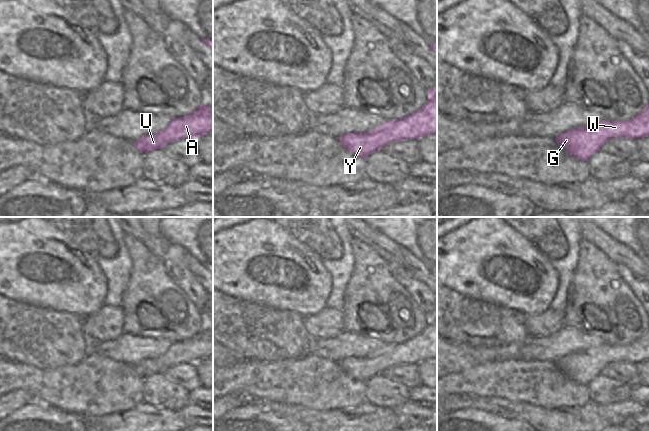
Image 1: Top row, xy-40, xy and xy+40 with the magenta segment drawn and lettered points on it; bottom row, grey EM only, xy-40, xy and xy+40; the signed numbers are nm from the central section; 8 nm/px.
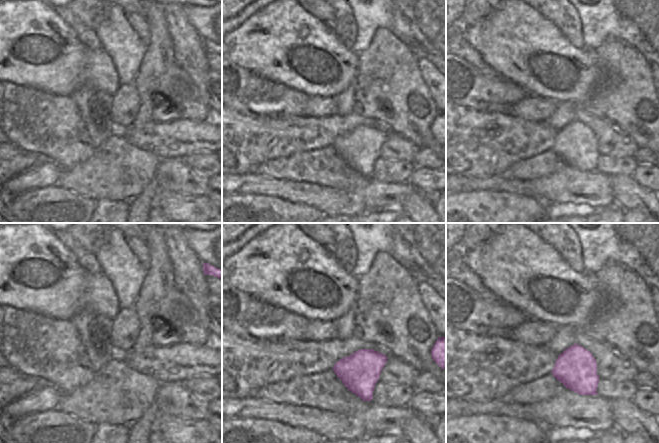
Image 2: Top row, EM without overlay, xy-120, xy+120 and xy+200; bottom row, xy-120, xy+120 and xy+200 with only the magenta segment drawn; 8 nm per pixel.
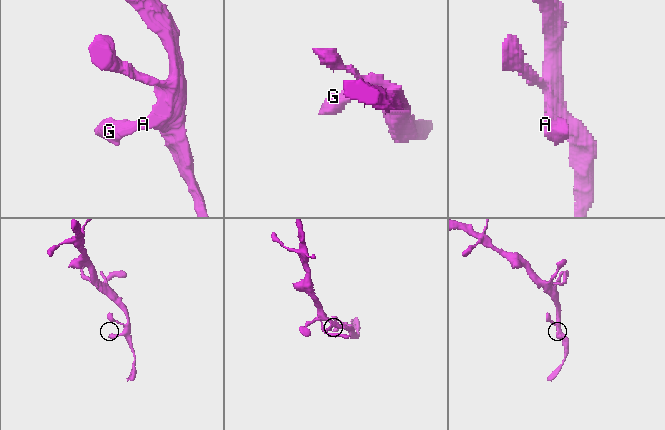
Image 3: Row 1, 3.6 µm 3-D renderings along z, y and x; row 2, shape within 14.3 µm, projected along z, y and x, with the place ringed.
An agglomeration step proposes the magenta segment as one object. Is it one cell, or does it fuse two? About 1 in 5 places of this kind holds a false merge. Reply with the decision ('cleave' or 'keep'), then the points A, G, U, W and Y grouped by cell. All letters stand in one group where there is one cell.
keep; groups A G U W Y

